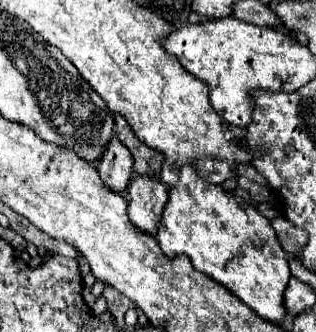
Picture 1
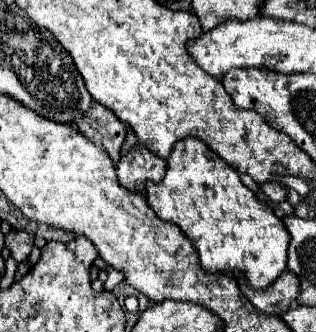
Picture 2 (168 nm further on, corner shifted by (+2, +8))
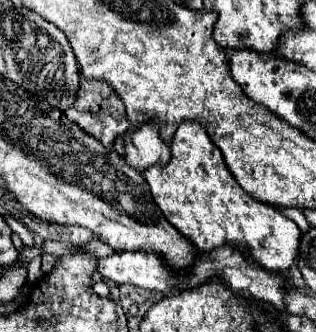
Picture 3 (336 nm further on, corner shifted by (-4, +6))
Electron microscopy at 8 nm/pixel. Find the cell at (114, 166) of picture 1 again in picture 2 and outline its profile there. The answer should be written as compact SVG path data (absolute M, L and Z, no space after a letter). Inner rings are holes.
M93 102L93 112L89 112L89 116L85 116L85 120L77 120L77 128L79 132L105 148L105 152L109 154L109 158L119 164L121 160L121 146L125 142L125 124L121 120L117 120L117 116L113 116L113 112L109 112L105 106Z

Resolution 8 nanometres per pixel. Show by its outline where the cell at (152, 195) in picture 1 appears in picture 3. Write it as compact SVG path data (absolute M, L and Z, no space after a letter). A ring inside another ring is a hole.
M145 124L131 128L125 134L125 162L143 172L153 164L165 164L171 158L171 148L159 136L159 126Z

